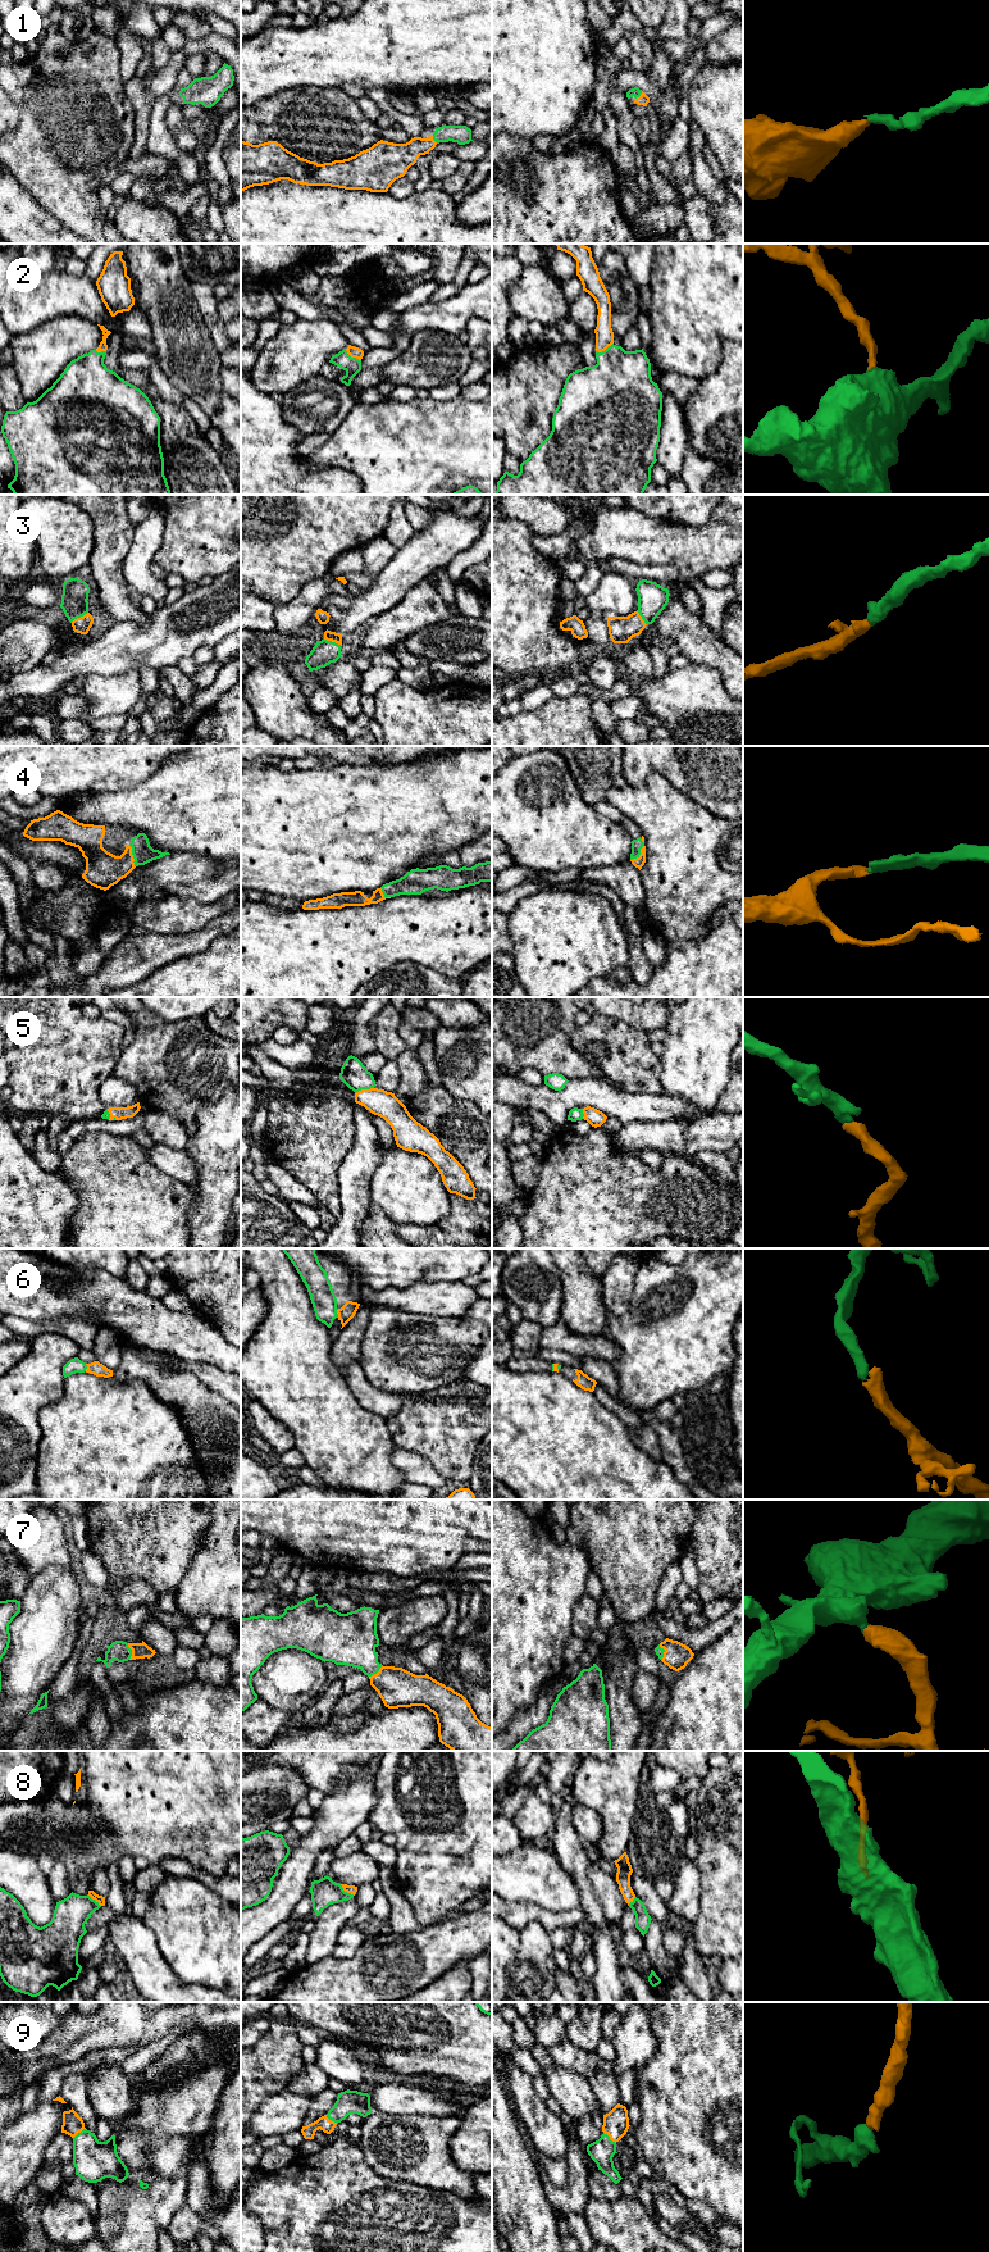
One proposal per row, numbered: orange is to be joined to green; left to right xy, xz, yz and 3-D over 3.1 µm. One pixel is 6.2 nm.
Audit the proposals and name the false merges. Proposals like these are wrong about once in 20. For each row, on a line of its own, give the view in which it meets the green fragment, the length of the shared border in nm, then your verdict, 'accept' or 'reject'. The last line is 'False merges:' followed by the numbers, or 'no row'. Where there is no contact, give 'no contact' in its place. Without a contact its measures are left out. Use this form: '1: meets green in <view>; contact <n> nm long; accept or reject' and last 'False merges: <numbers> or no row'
1: meets green in yz; contact 70 nm long; accept
2: meets green in xz; contact 130 nm long; accept
3: meets green in xy; contact 130 nm long; accept
4: meets green in xy; contact 150 nm long; accept
5: meets green in xz; contact 130 nm long; accept
6: meets green in xz; contact 60 nm long; accept
7: meets green in xy; contact 110 nm long; accept
8: meets green in xz; contact 120 nm long; reject
9: meets green in yz; contact 110 nm long; accept
False merges: 8

